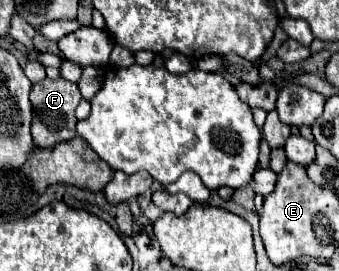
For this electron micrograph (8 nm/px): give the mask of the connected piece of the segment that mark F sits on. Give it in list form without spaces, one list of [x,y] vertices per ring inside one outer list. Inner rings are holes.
[[[64,77],[58,79],[44,79],[40,83],[32,83],[32,93],[30,93],[30,101],[32,101],[32,139],[34,145],[38,147],[52,147],[58,141],[68,141],[76,137],[76,117],[74,111],[80,103],[82,95],[78,91],[76,83],[66,81]]]

